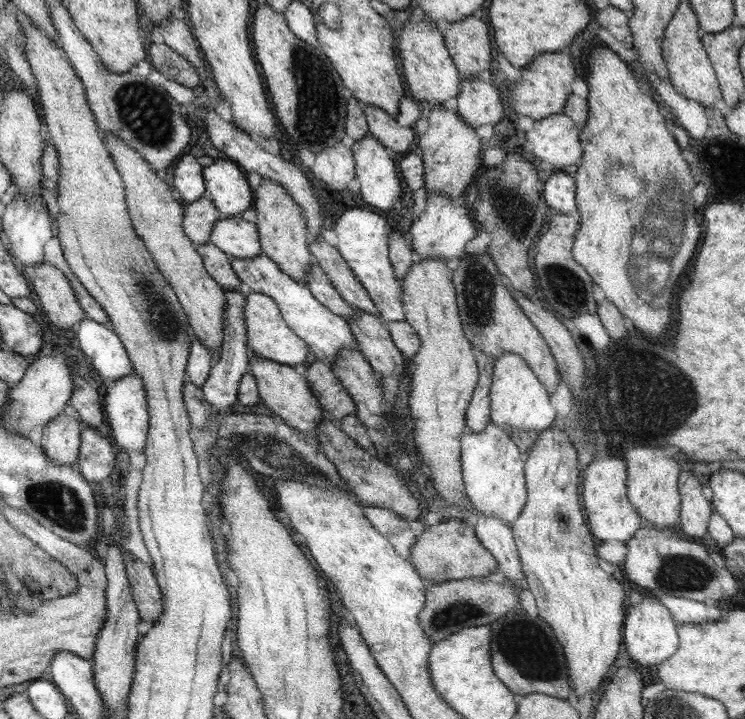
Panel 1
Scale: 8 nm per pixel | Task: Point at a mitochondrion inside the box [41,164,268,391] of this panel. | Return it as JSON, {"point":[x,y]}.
{"point":[162,318]}

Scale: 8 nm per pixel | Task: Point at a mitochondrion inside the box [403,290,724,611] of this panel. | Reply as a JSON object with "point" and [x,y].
{"point":[676,394]}

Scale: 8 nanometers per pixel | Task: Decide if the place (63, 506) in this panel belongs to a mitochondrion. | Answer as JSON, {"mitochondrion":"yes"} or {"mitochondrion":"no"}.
{"mitochondrion":"yes"}

